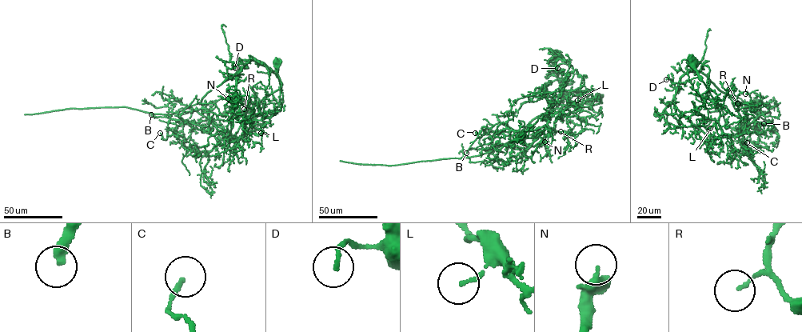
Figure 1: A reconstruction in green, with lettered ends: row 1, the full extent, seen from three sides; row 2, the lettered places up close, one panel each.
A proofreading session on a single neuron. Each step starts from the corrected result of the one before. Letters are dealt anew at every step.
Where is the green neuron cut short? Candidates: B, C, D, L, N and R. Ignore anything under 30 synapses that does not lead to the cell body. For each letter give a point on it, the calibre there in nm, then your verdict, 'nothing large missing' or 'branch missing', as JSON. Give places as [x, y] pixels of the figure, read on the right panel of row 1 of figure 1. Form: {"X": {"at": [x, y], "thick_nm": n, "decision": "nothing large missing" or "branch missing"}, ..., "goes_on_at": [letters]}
{"B": {"at": [764, 123], "thick_nm": 320, "decision": "branch missing"}, "C": {"at": [747, 142], "thick_nm": 160, "decision": "nothing large missing"}, "D": {"at": [666, 79], "thick_nm": 170, "decision": "nothing large missing"}, "L": {"at": [710, 128], "thick_nm": 120, "decision": "nothing large missing"}, "N": {"at": [745, 94], "thick_nm": 440, "decision": "nothing large missing"}, "R": {"at": [737, 103], "thick_nm": 100, "decision": "nothing large missing"}, "goes_on_at": ["B"]}

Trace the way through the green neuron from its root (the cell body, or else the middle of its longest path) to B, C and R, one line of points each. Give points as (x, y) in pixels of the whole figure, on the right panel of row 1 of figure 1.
B: (691, 58), (715, 102), (718, 125), (724, 134), (743, 142), (747, 128), (742, 126), (764, 123)
C: (691, 58), (714, 100), (740, 117), (740, 134), (757, 117), (756, 130), (740, 145), (748, 148), (747, 142)
R: (691, 58), (698, 77), (714, 100), (722, 108), (740, 117), (740, 134), (745, 124), (736, 110), (737, 103)

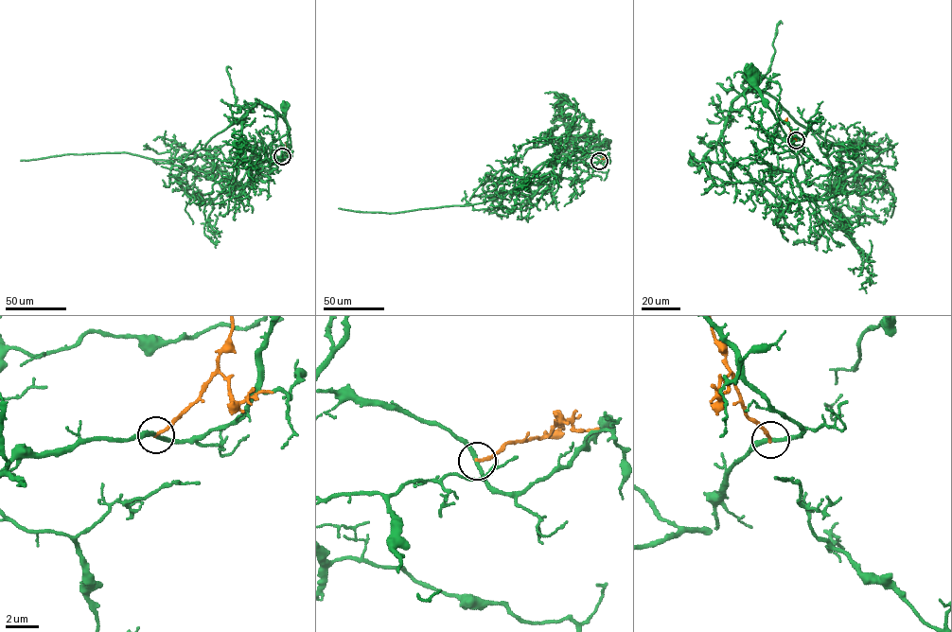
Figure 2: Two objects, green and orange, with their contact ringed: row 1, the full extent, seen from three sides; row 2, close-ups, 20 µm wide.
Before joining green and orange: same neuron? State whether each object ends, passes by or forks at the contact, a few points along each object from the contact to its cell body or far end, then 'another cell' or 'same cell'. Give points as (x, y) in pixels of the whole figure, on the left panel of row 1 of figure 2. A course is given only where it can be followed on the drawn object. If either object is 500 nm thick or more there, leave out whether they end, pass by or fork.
green passes by; orange ends there; green runs (282, 155), (267, 159), (262, 150), (289, 131), (284, 105); orange runs (282, 155), (288, 148), (286, 141); another cell

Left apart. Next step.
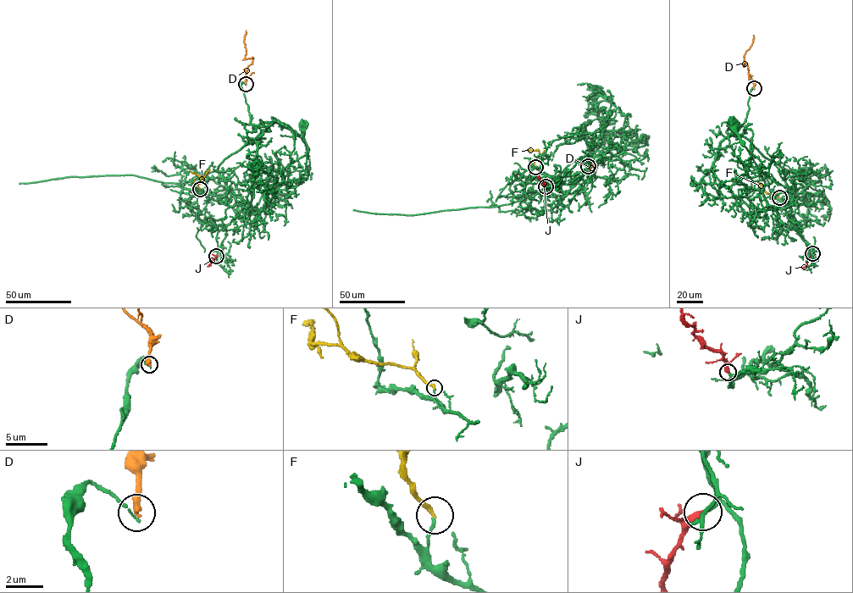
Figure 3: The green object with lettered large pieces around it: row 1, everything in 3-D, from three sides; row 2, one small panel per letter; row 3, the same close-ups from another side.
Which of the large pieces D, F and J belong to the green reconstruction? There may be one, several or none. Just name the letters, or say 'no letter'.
J

